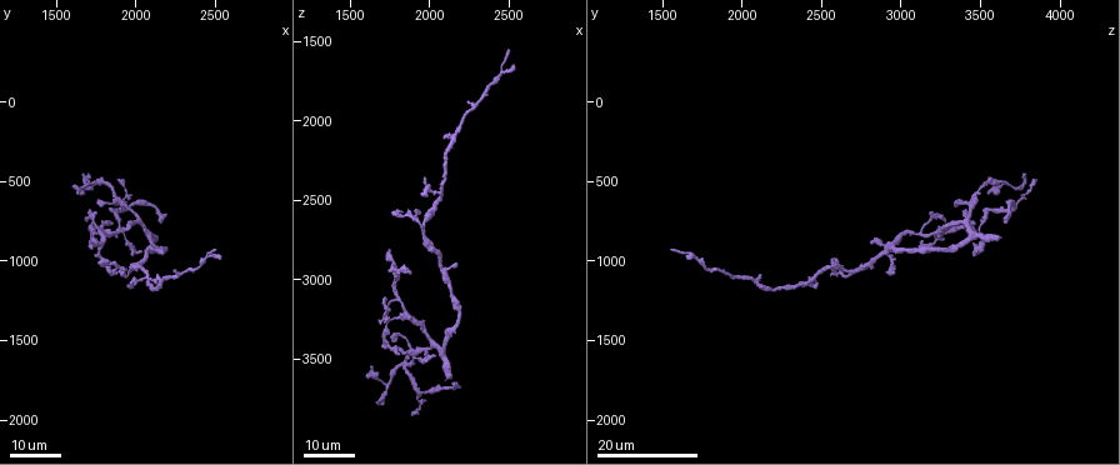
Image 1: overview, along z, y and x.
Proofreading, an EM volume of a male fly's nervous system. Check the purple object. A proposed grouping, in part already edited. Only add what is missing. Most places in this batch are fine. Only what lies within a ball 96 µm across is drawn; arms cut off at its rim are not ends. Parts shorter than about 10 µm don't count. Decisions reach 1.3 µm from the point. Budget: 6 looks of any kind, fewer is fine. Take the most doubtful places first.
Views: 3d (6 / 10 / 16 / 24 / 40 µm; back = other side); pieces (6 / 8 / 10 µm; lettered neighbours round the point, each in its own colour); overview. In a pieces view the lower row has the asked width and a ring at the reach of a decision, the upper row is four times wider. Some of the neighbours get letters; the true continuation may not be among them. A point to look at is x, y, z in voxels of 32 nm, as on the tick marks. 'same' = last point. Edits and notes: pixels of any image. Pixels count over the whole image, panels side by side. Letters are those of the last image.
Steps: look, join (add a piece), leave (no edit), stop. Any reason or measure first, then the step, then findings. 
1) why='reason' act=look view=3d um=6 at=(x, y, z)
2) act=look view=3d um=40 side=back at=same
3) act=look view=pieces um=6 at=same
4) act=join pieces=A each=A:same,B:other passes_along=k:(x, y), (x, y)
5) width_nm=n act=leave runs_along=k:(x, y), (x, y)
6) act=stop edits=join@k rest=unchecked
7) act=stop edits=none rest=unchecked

act=look view=3d um=16 at=(1980, 1160, 2340)

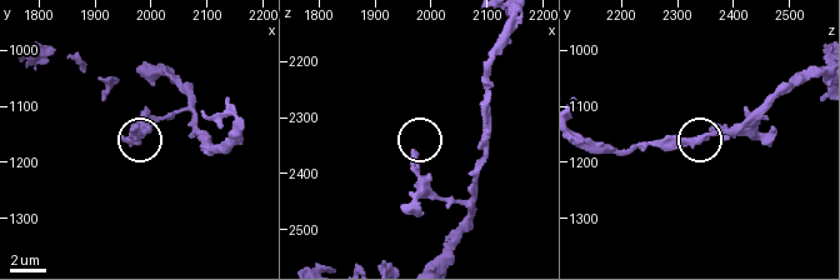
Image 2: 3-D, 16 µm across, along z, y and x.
why='see the neighbours' act=look view=pieces um=6 at=(1965, 1145, 2360)

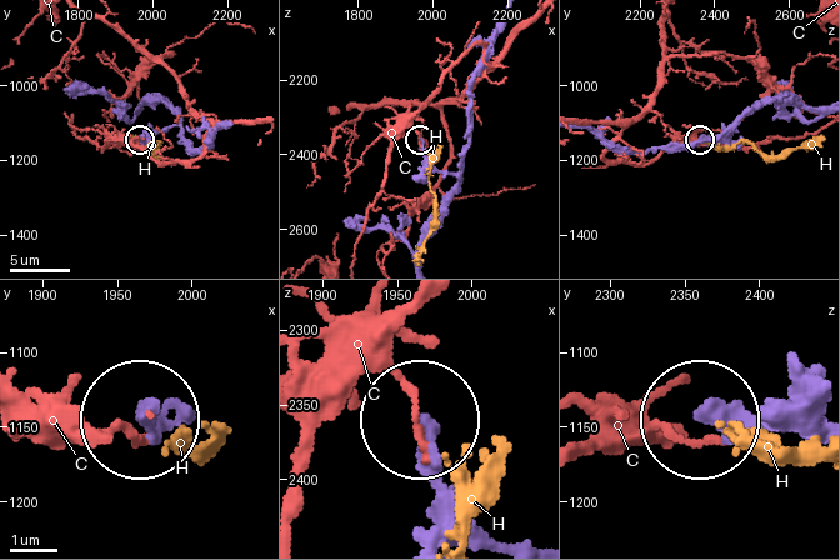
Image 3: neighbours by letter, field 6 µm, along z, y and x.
width_nm=320 act=leave each=C:other,H:other found='none of them fits'

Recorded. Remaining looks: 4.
why='free end' act=look view=3d um=24 at=(2160, 940, 2920)

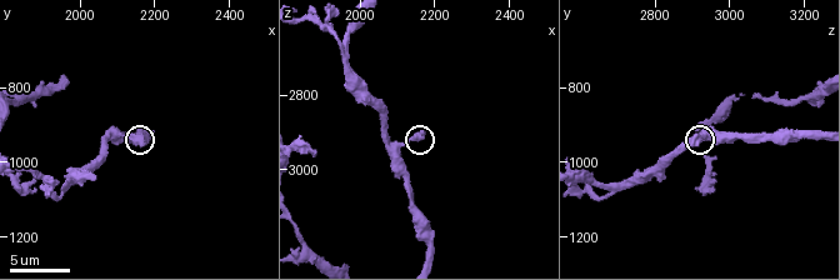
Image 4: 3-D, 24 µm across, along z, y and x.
why='what lies round it' act=look view=pieces um=8 at=(2170, 950, 2900)

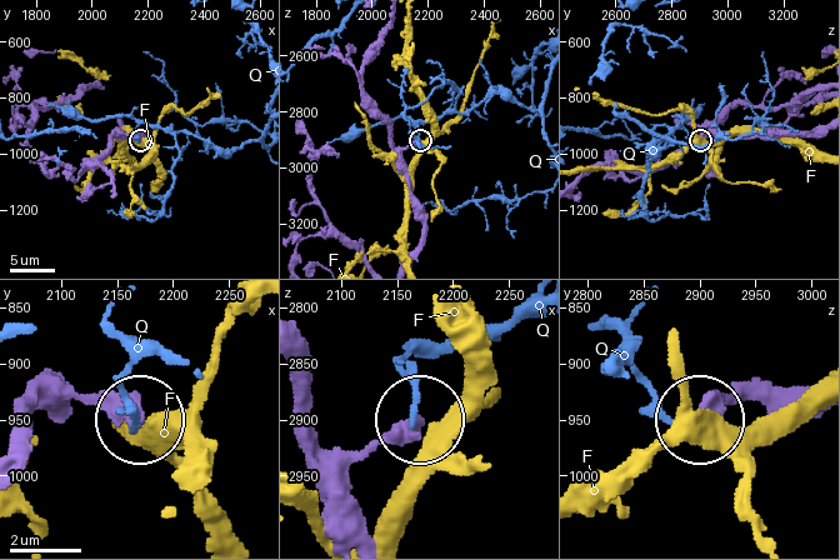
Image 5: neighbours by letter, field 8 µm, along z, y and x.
act=leave each=F:other,Q:other found='none of them fits'

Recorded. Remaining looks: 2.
why='branch stops here' act=look view=3d um=16 at=(1740, 920, 3120)

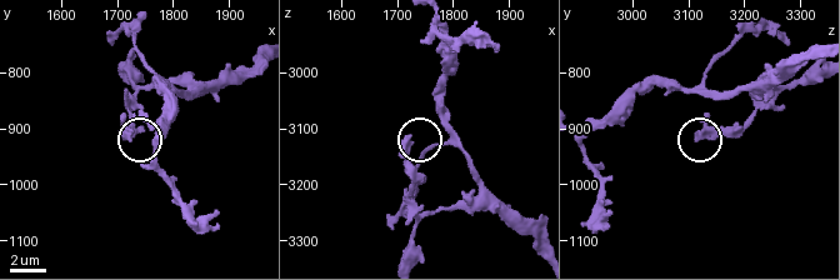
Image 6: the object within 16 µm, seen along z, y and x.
act=look view=pieces um=8 at=(1720, 920, 3115)

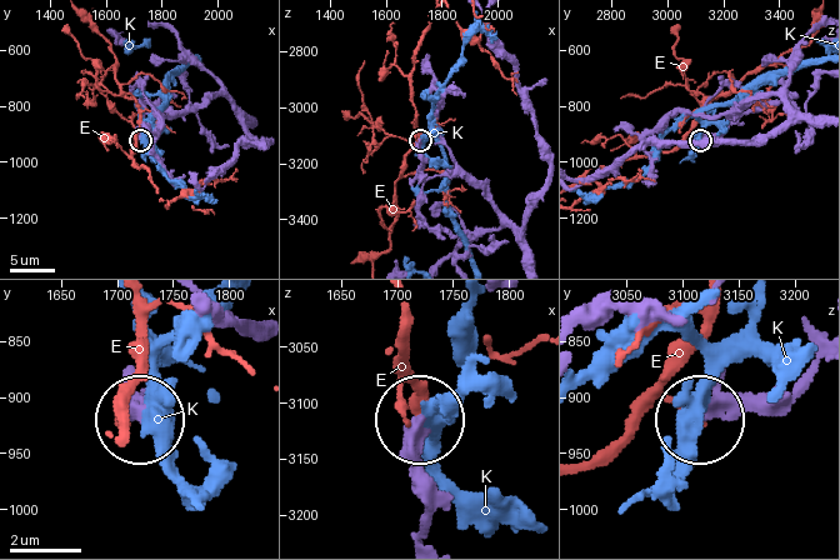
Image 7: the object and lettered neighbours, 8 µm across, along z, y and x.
act=leave each=E:other,K:other found='none of them fits'

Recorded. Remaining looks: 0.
act=stop edits=none rest=unchecked

